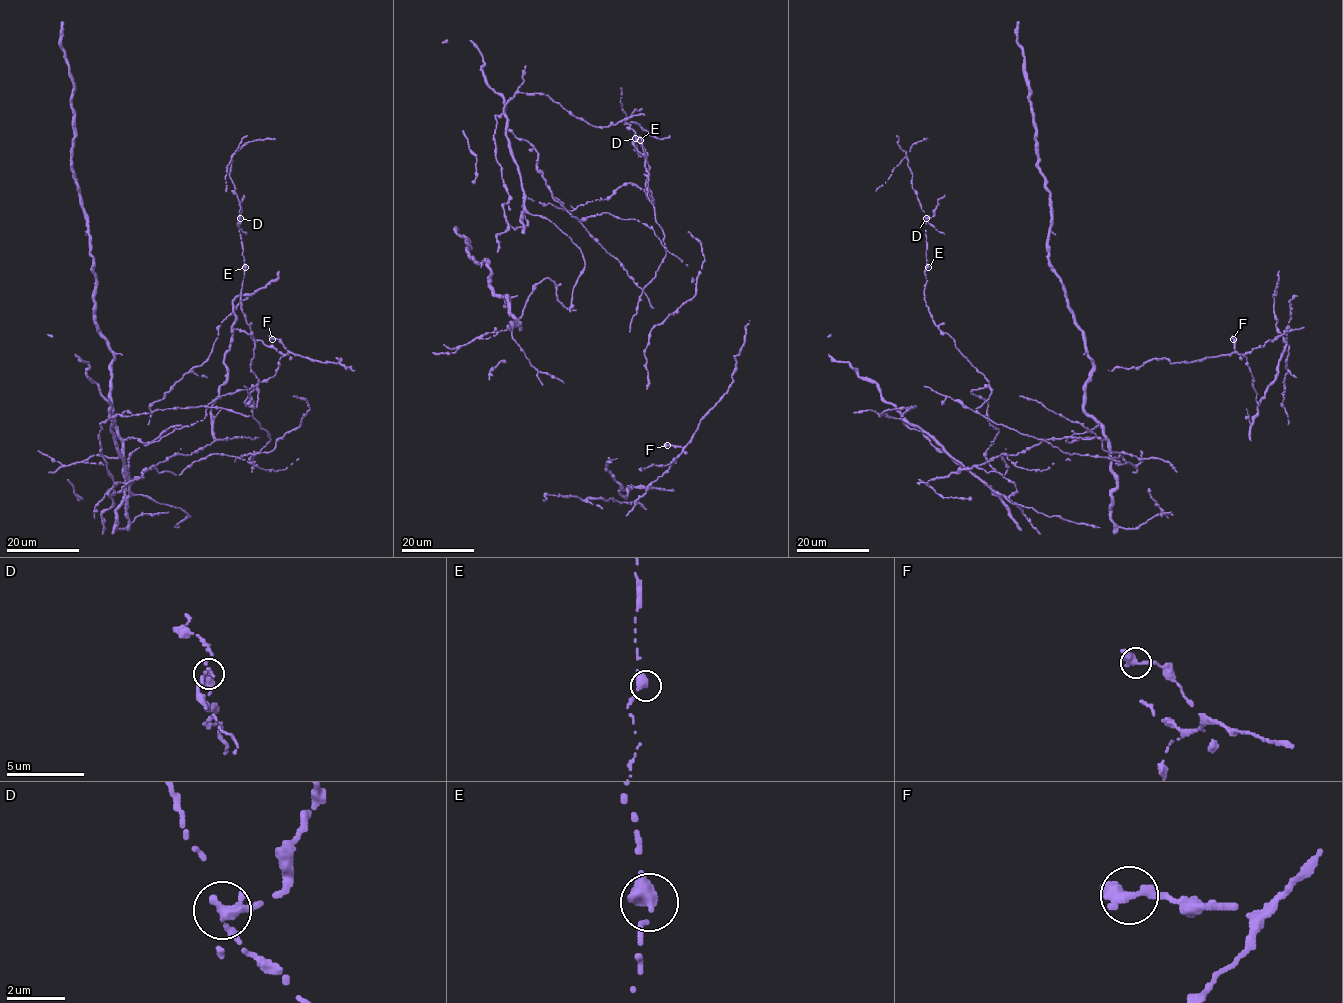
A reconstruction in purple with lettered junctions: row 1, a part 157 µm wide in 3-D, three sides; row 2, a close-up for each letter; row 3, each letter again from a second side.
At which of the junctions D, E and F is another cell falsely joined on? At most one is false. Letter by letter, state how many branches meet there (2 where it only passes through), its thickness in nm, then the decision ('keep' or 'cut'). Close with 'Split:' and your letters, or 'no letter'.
D: 1 | 500 nm | cut
E: 1 | 550 nm | keep
F: 1 | 550 nm | keep
Split: D

